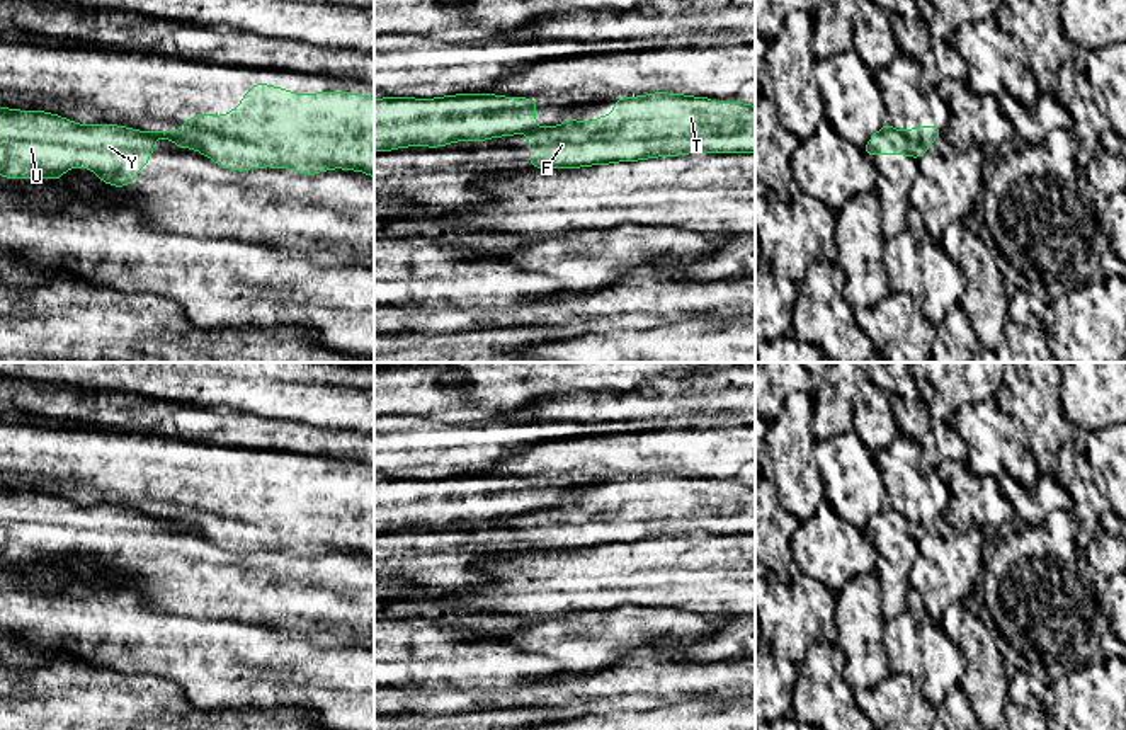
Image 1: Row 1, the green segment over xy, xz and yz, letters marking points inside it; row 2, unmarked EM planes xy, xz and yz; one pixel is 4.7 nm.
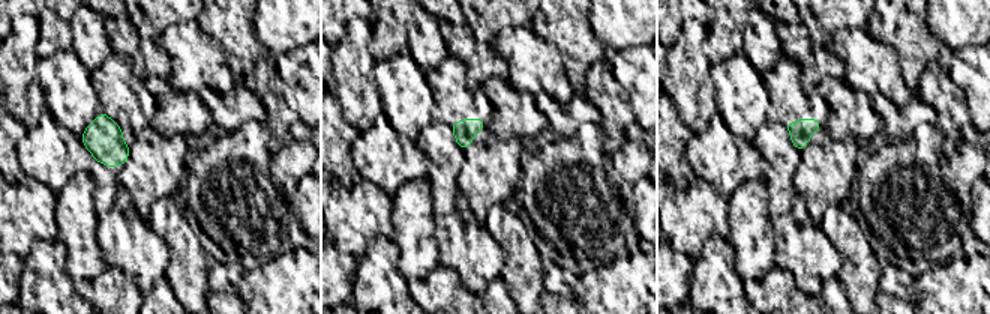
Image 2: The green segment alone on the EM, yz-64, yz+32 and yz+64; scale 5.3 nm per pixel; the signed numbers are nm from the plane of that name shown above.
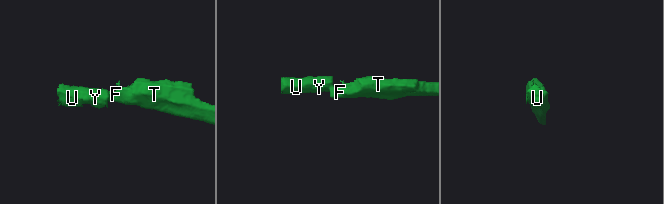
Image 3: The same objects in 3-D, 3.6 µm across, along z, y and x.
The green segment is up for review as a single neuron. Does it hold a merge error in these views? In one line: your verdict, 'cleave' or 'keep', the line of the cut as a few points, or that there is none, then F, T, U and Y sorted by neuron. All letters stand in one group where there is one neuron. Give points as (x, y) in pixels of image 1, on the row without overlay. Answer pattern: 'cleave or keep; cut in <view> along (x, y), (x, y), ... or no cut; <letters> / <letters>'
cleave; cut in yz along (902, 514), (910, 535); F T / U Y

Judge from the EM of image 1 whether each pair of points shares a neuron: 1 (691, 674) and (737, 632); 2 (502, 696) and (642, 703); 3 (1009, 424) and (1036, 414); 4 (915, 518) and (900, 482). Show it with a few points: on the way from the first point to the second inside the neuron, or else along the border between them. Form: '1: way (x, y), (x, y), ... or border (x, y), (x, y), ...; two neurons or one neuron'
1: border (737, 657), (711, 662), (665, 661); two neurons
2: way (536, 695), (608, 693); one neuron
3: border (994, 399), (1002, 410), (1023, 426), (1029, 443); two neurons
4: way (915, 509), (915, 502), (907, 490); one neuron

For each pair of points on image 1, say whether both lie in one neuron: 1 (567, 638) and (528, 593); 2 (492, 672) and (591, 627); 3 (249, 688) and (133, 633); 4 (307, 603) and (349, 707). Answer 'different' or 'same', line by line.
1: different
2: different
3: same
4: different

